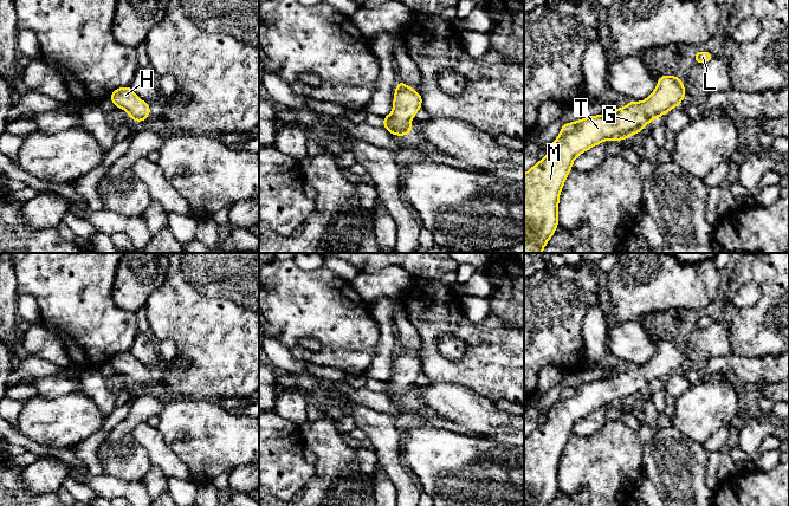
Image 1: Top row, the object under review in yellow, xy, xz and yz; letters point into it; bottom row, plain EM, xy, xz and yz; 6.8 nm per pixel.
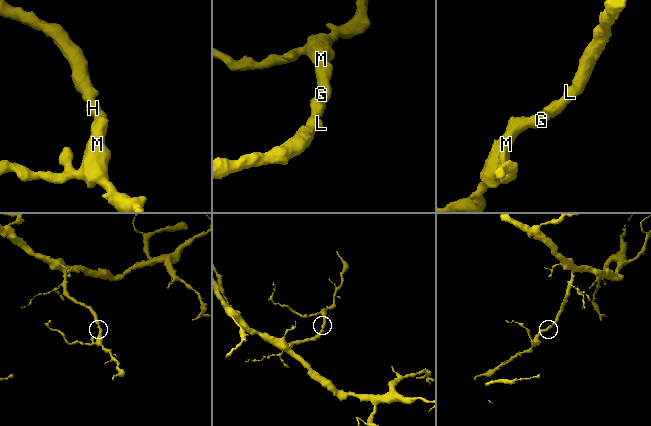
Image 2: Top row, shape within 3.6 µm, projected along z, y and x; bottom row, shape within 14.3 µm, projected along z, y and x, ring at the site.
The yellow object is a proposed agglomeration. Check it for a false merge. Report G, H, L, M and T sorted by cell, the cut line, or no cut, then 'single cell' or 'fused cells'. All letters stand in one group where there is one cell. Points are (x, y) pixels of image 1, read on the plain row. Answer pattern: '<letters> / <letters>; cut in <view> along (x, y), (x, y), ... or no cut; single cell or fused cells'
G H L M T; no cut; single cell

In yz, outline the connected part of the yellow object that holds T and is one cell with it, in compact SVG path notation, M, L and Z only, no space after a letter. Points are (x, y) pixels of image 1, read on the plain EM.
M664 339L658 343L657 353L644 365L629 368L607 380L596 380L564 388L560 400L547 414L545 423L539 424L524 439L524 506L549 506L558 492L560 458L568 439L573 434L573 426L607 404L623 406L641 397L655 383L661 382L675 371L680 371L683 363L687 362L684 346L677 340Z

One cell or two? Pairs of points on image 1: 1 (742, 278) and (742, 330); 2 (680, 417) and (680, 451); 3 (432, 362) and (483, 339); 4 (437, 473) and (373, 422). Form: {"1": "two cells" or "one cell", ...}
{"1": "one cell", "2": "two cells", "3": "one cell", "4": "two cells"}

